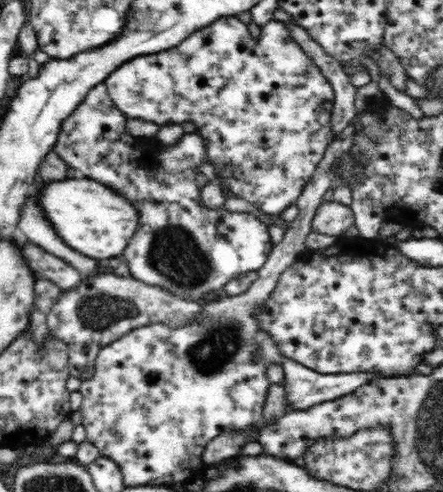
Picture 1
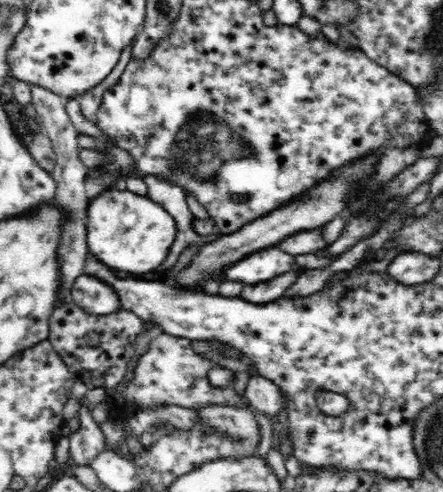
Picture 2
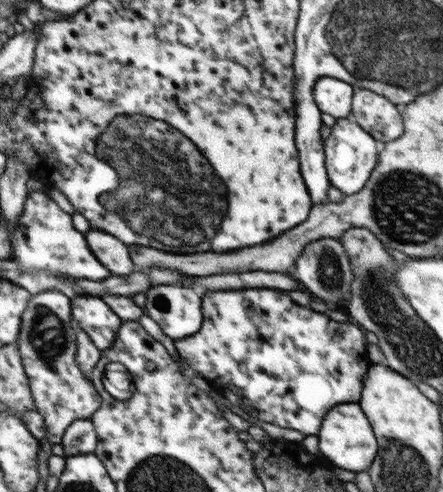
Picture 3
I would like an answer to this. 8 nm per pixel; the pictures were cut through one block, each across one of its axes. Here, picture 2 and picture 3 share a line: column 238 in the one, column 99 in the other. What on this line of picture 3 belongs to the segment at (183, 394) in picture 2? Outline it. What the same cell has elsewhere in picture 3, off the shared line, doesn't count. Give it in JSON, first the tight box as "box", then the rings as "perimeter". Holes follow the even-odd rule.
{"box":[17,290,103,446],"perimeter":[[[47,290],[33,296],[33,302],[29,302],[29,308],[23,314],[21,342],[17,344],[31,384],[33,404],[37,408],[35,412],[39,412],[45,422],[45,438],[51,446],[61,444],[65,430],[73,422],[91,418],[103,404],[93,382],[83,376],[75,362],[77,342],[69,296],[63,296],[57,290]]]}

